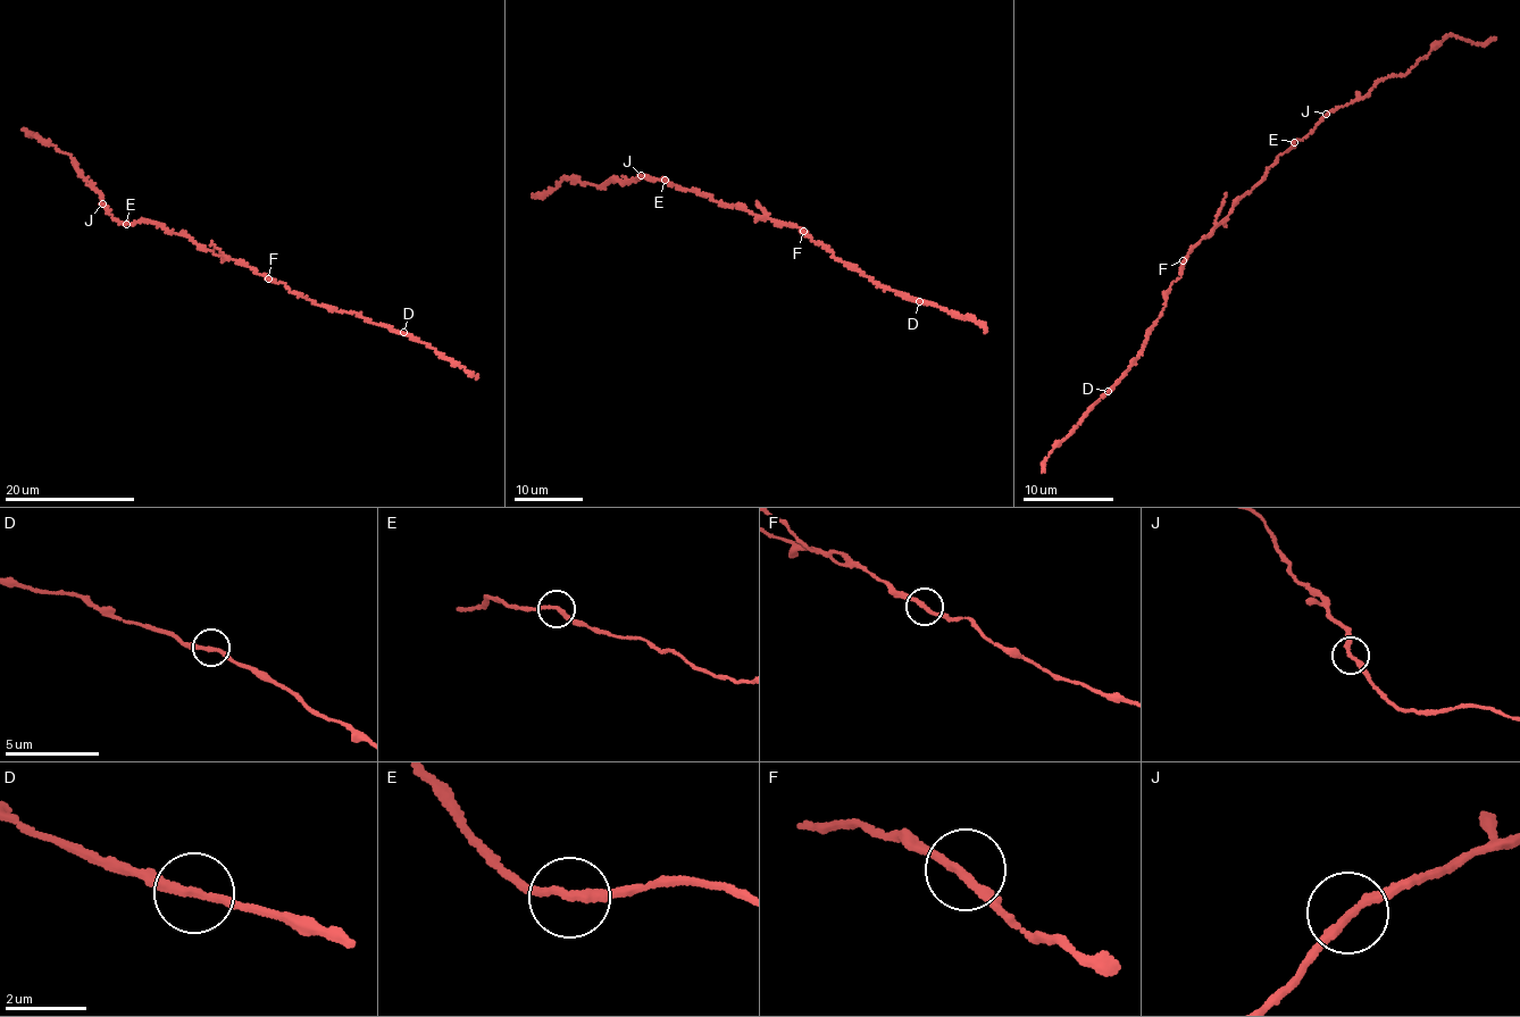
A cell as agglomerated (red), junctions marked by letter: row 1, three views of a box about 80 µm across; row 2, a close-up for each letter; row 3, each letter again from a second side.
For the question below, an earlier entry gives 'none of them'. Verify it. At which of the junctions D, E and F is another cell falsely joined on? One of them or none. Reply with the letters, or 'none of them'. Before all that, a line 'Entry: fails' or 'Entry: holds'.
Entry: holds
none of them

